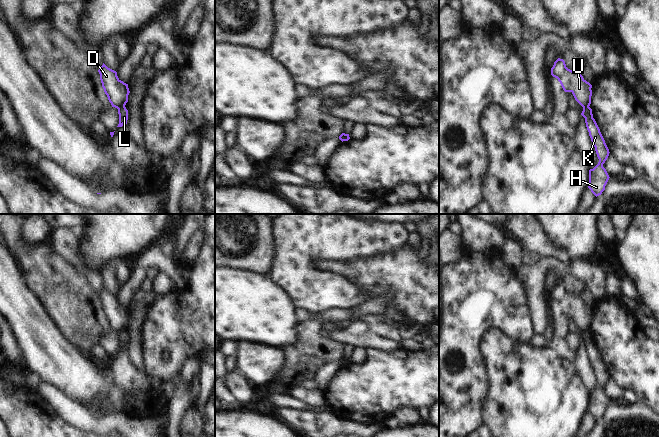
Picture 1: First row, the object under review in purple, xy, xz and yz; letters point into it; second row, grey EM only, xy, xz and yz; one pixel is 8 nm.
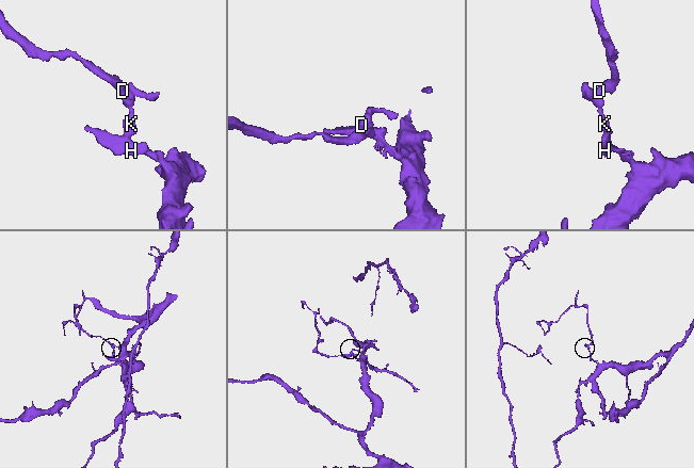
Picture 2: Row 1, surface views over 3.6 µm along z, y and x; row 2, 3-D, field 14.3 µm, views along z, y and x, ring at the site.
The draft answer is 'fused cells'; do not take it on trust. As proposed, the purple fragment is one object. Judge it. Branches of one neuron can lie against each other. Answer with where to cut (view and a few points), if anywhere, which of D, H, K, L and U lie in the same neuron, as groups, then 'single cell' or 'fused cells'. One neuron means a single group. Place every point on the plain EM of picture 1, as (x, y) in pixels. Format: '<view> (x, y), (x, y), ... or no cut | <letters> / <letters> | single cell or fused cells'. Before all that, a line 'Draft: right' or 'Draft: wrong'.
Draft: right
xy (124, 329), (118, 333) | D U / H K L | fused cells

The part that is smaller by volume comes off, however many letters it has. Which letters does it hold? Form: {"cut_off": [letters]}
{"cut_off": ["D", "U"]}

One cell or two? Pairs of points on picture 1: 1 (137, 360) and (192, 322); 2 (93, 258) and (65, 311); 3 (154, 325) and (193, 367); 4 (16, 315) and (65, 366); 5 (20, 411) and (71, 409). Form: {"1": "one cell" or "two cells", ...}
{"1": "two cells", "2": "two cells", "3": "two cells", "4": "one cell", "5": "two cells"}

